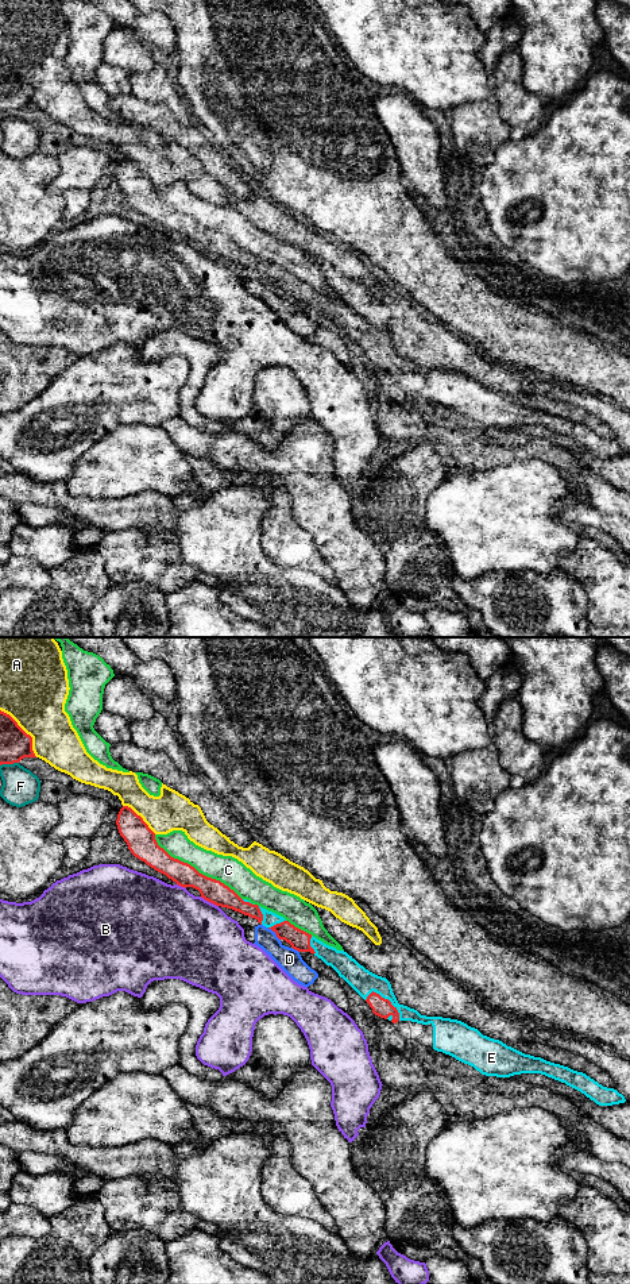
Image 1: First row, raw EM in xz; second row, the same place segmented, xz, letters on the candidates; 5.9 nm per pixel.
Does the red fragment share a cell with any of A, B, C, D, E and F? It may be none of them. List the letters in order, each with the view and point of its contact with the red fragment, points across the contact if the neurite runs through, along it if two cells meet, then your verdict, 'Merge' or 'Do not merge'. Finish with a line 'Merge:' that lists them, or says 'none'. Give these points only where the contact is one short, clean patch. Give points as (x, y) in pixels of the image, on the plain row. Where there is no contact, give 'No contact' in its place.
A: Touches red at xz (24, 84). Do not merge
B: Touches red at xz (209, 253). Do not merge
C: Touches red at xz (194, 220). Do not merge
D: Touches red at xz (275, 285). Boundary: xz (267, 280), (279, 292). Do not merge
E: Touches red at xz (387, 351). Merge
F: Touches red at xz (8, 115). Do not merge
Merge: E

